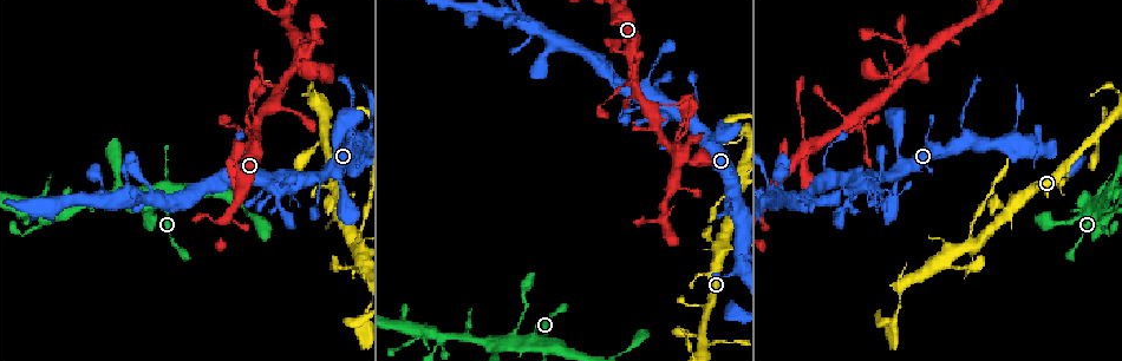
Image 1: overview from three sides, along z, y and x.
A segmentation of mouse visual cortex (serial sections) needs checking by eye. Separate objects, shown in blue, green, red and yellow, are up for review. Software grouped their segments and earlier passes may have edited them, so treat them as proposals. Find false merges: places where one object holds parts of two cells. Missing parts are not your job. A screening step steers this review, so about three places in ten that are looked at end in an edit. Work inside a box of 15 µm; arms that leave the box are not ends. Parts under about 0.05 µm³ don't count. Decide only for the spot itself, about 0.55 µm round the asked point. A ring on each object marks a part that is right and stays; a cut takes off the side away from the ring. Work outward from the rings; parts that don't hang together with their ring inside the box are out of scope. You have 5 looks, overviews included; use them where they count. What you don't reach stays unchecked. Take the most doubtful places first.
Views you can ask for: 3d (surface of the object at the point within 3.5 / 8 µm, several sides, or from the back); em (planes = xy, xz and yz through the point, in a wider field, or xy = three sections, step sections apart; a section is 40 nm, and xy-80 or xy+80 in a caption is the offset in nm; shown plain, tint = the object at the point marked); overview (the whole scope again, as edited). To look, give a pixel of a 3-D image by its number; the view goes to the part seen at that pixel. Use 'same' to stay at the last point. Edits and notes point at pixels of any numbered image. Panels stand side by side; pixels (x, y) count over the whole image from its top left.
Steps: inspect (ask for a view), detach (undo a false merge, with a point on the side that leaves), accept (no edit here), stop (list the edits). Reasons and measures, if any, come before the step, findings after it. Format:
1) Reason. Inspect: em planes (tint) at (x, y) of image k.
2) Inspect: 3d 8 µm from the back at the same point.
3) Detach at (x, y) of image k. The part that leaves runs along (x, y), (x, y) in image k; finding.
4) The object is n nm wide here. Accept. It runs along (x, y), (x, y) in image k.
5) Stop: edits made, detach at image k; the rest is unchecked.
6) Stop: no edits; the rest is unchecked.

Thick turns thin. Inspect: 3d 8 µm at (355, 241) of image 1.

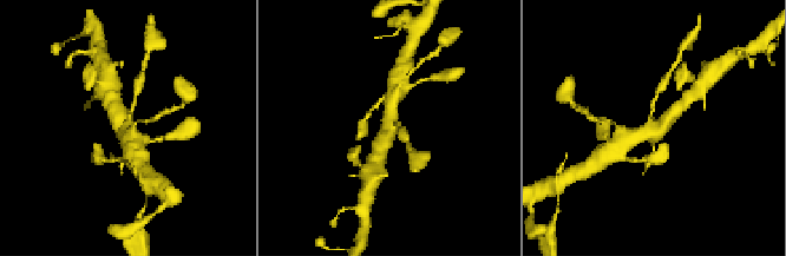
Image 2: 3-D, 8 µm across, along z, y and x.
Shape alone is not enough. Inspect: em xy step 2 (tint) at (656, 132) of image 2.

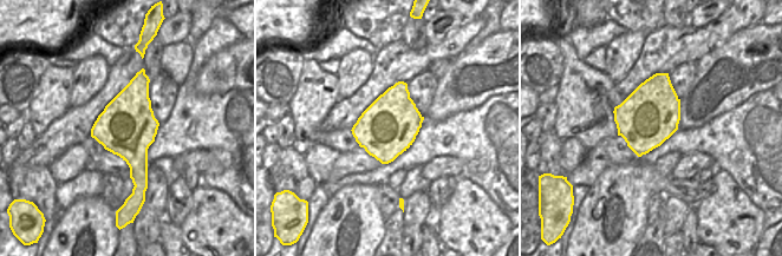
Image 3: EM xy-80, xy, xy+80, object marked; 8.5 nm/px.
Detach at (364, 130) of image 2. A border runs along (139, 72), (147, 132), (105, 149) in image 3; a second cell is stuck on.

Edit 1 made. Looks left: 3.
Calibre changes. Inspect: em xy step 1 (tint) at (774, 192) of image 1.

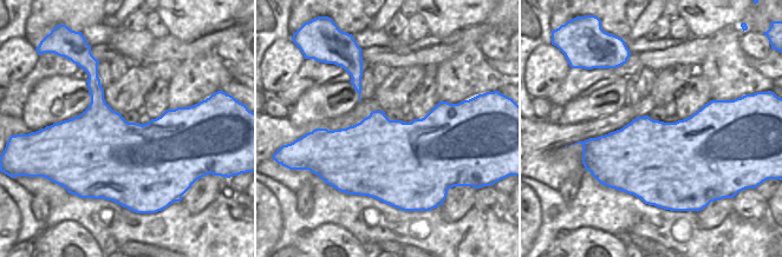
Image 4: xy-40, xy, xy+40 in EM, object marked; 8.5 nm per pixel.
See where the arms go. Inspect: 3d 3.5 µm at the same point.

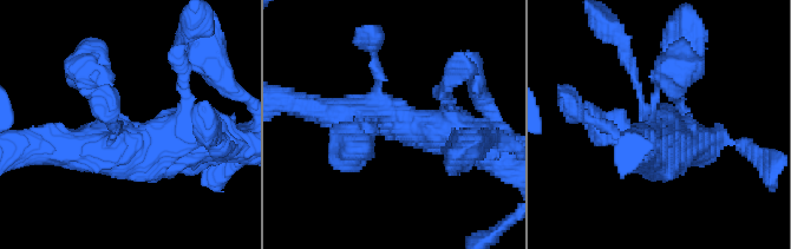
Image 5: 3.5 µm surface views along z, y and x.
Accept. It runs along (463, 138), (383, 113), (304, 105) in image 5; one cell here.

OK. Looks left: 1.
Stop: edits made, detach at image 2; the rest is unchecked.

